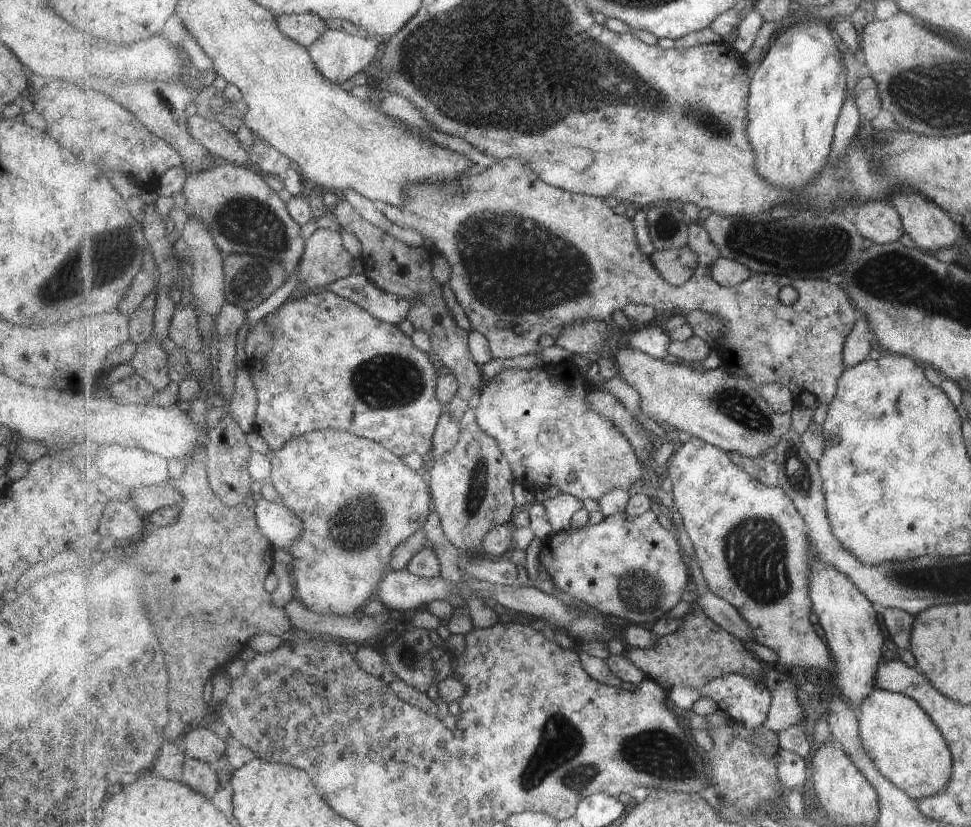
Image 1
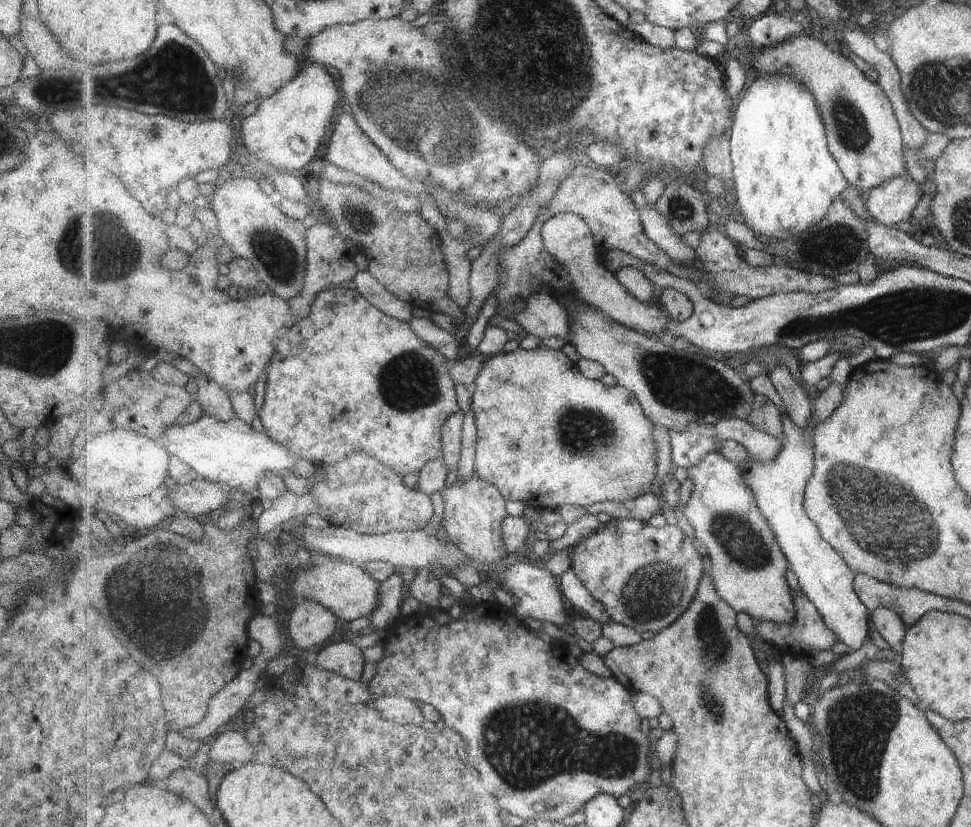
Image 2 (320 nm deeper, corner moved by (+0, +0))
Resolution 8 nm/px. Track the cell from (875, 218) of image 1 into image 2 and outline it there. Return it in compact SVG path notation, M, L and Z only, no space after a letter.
M901 175L872 188L866 205L878 223L896 227L899 222L905 222L911 216L917 200L917 184L909 175Z

